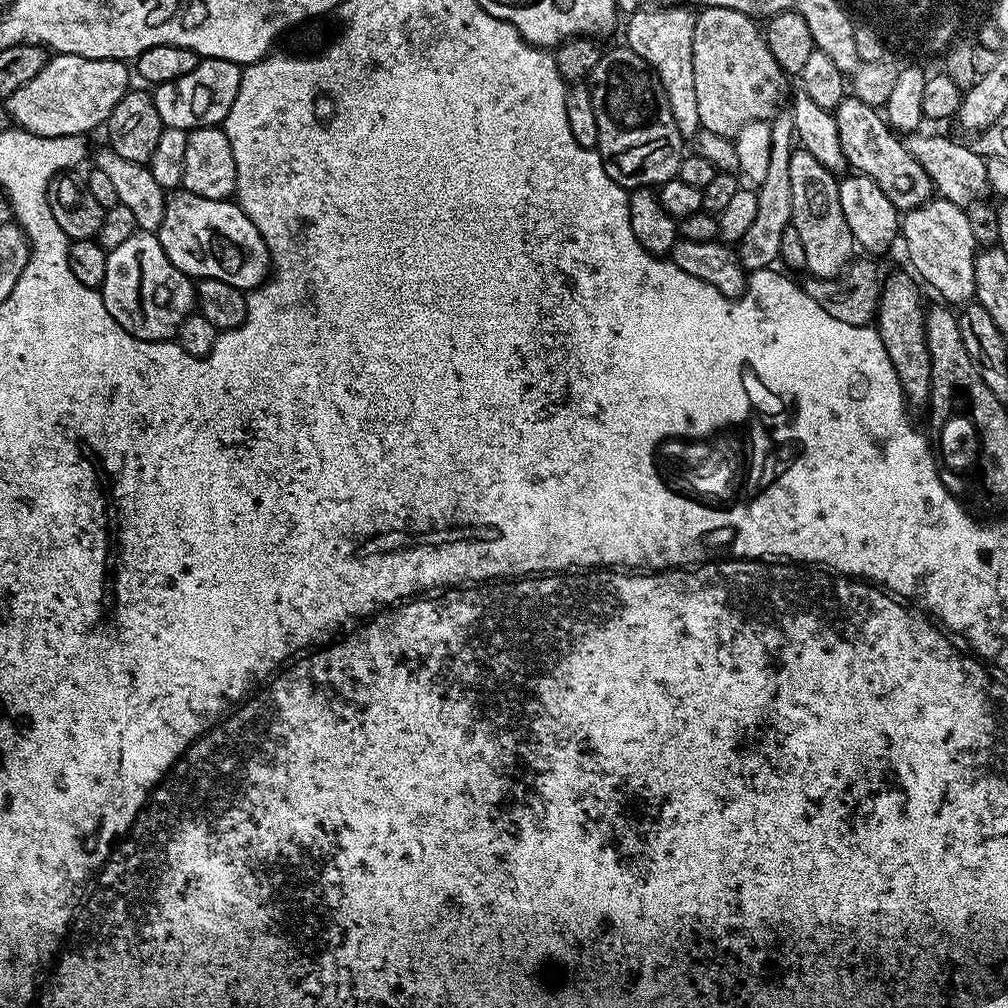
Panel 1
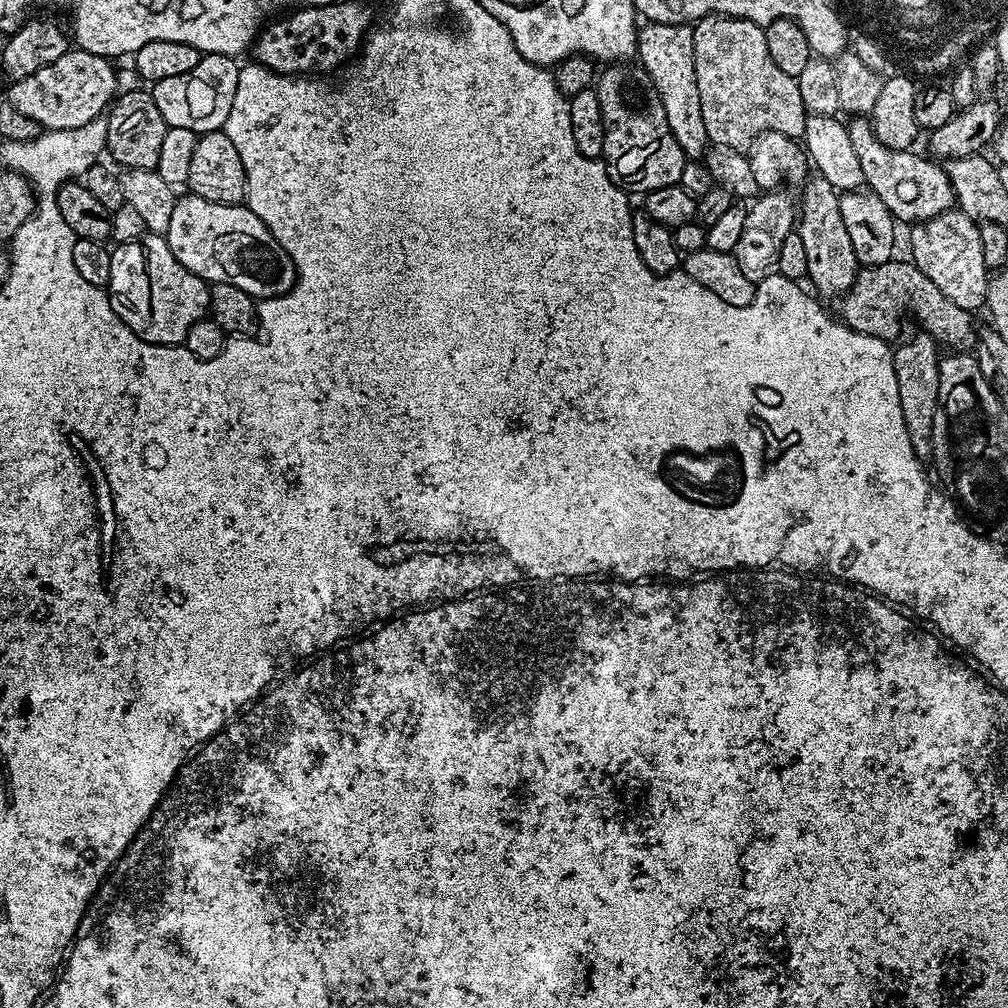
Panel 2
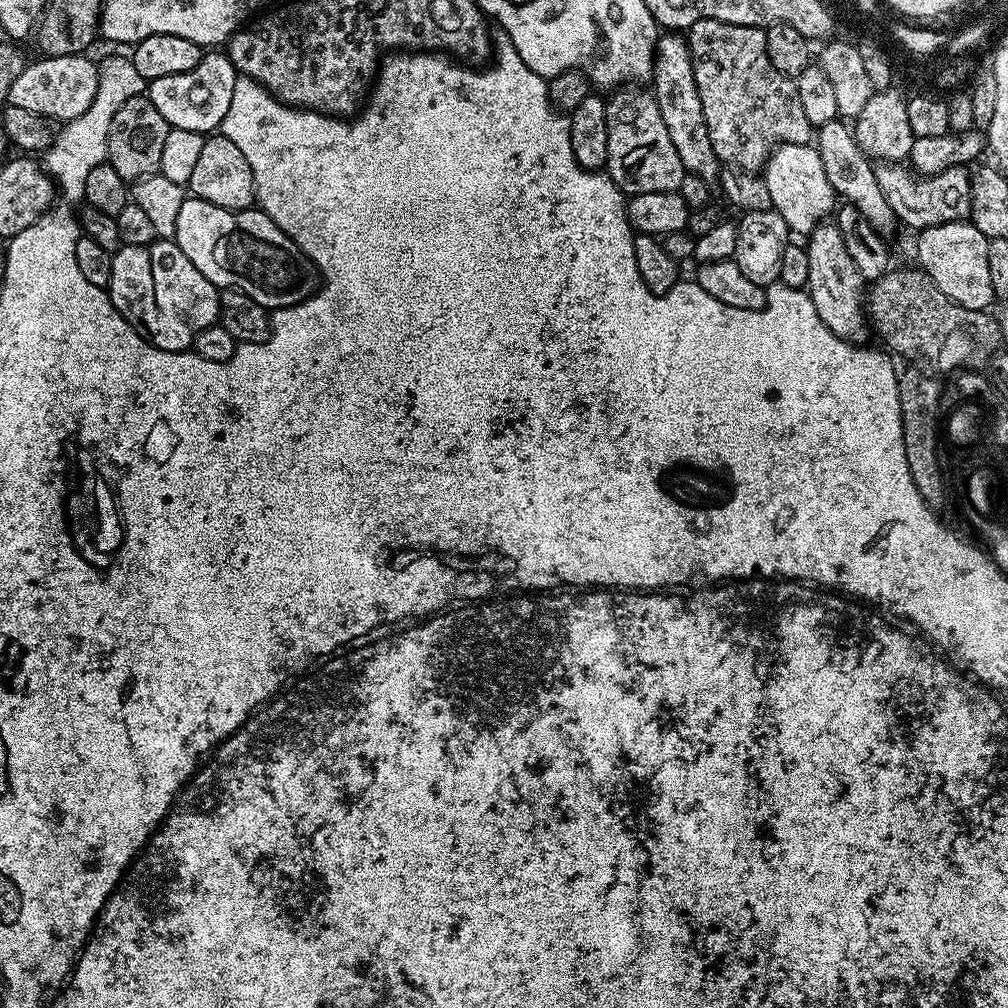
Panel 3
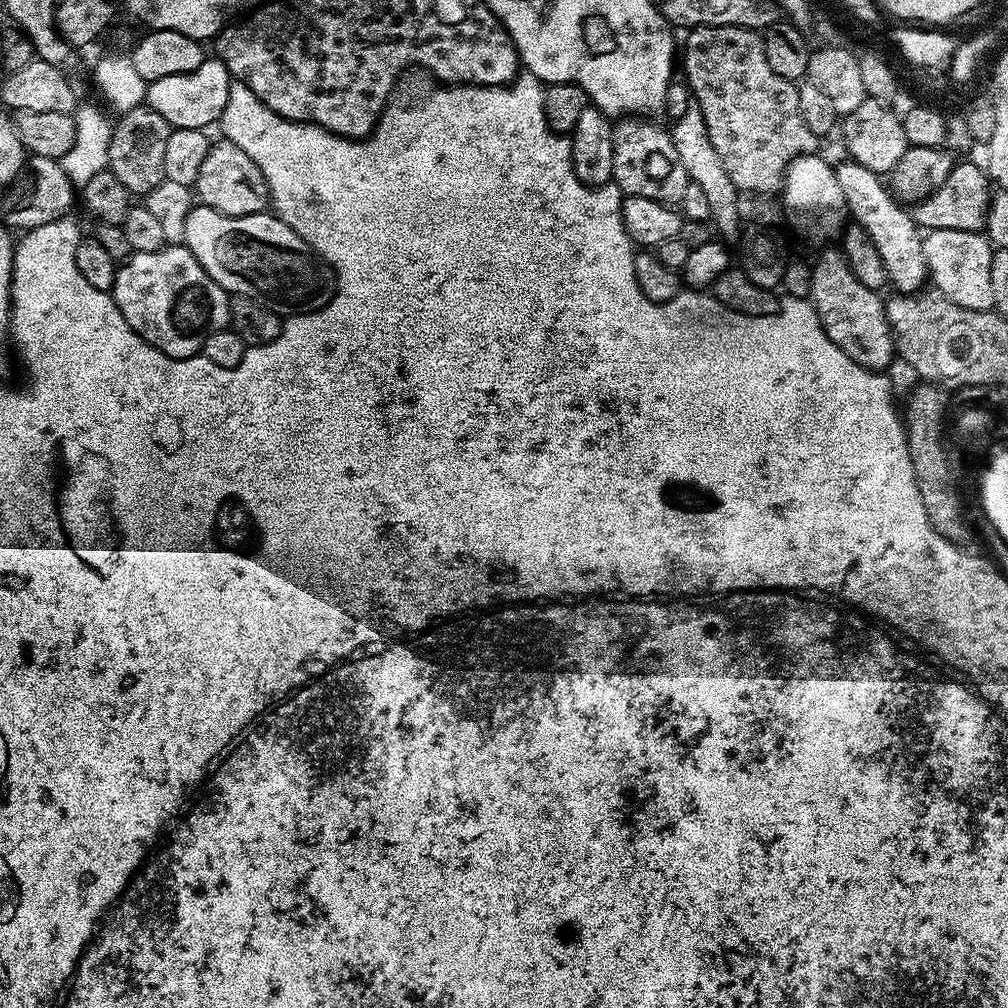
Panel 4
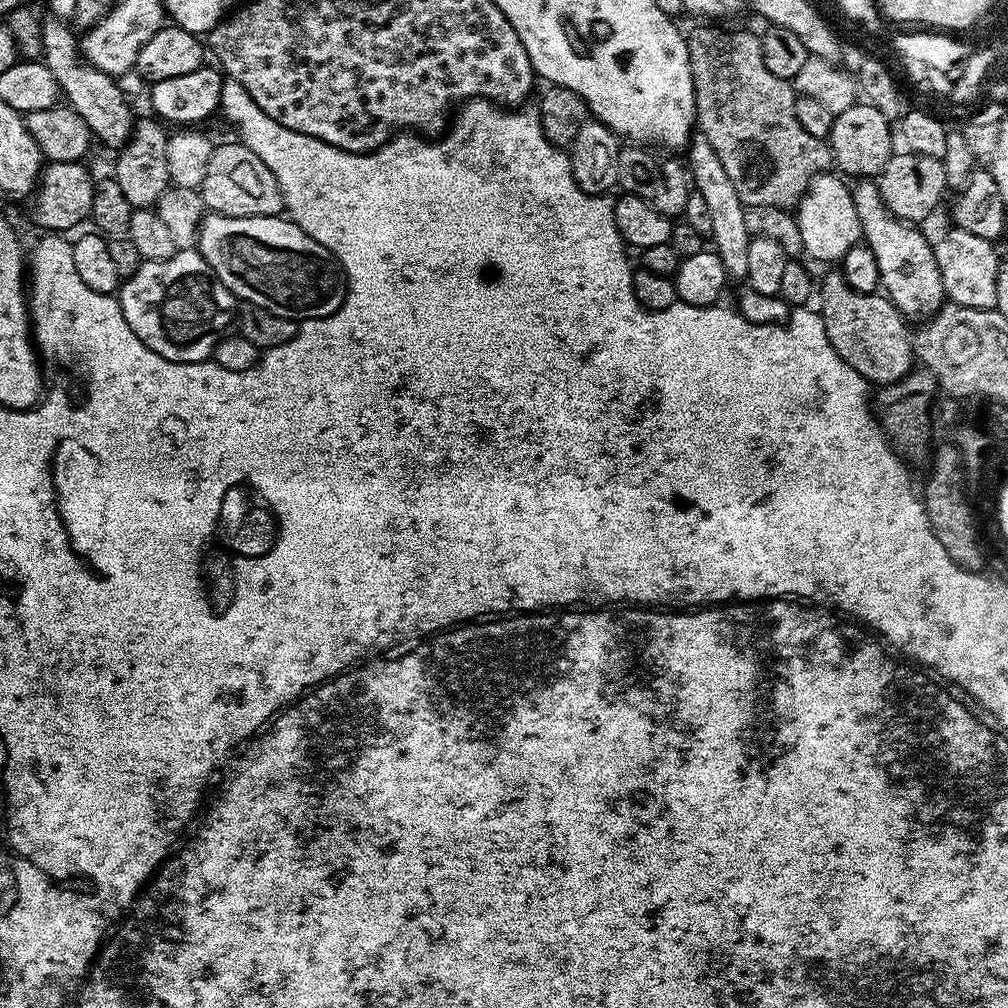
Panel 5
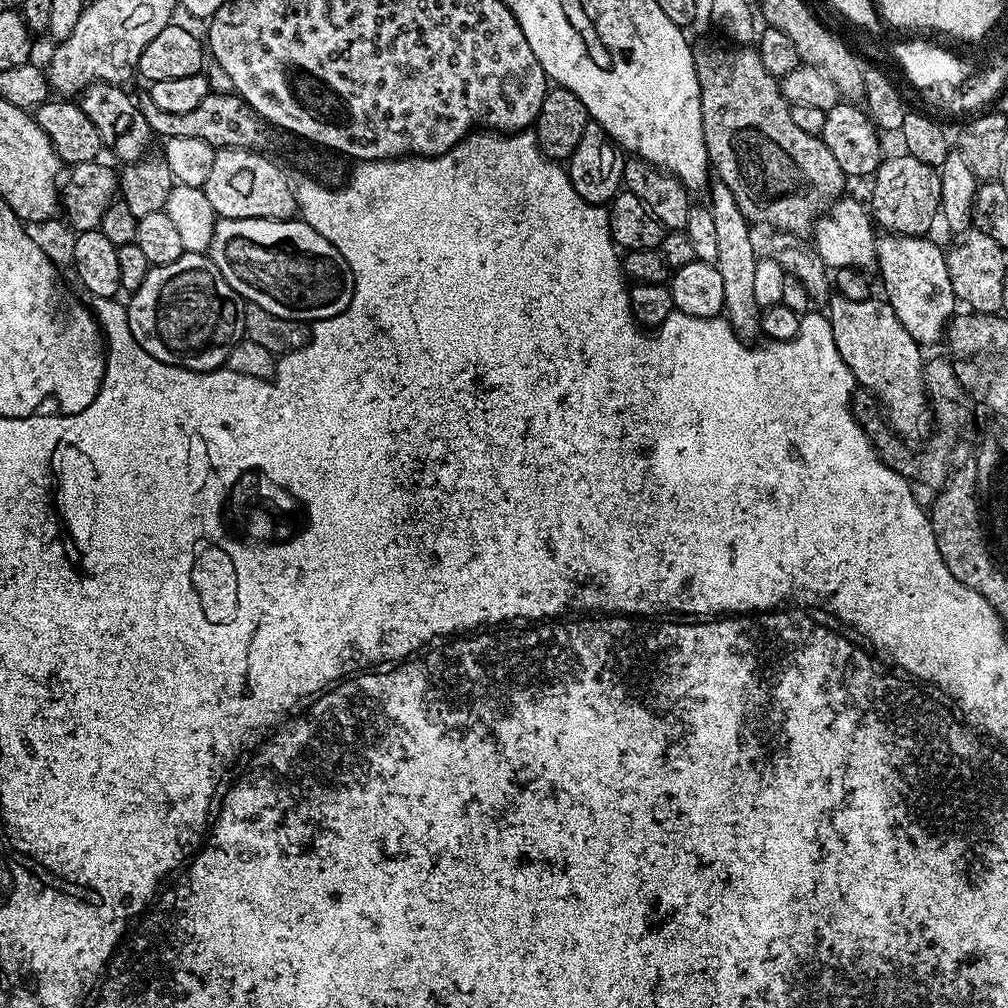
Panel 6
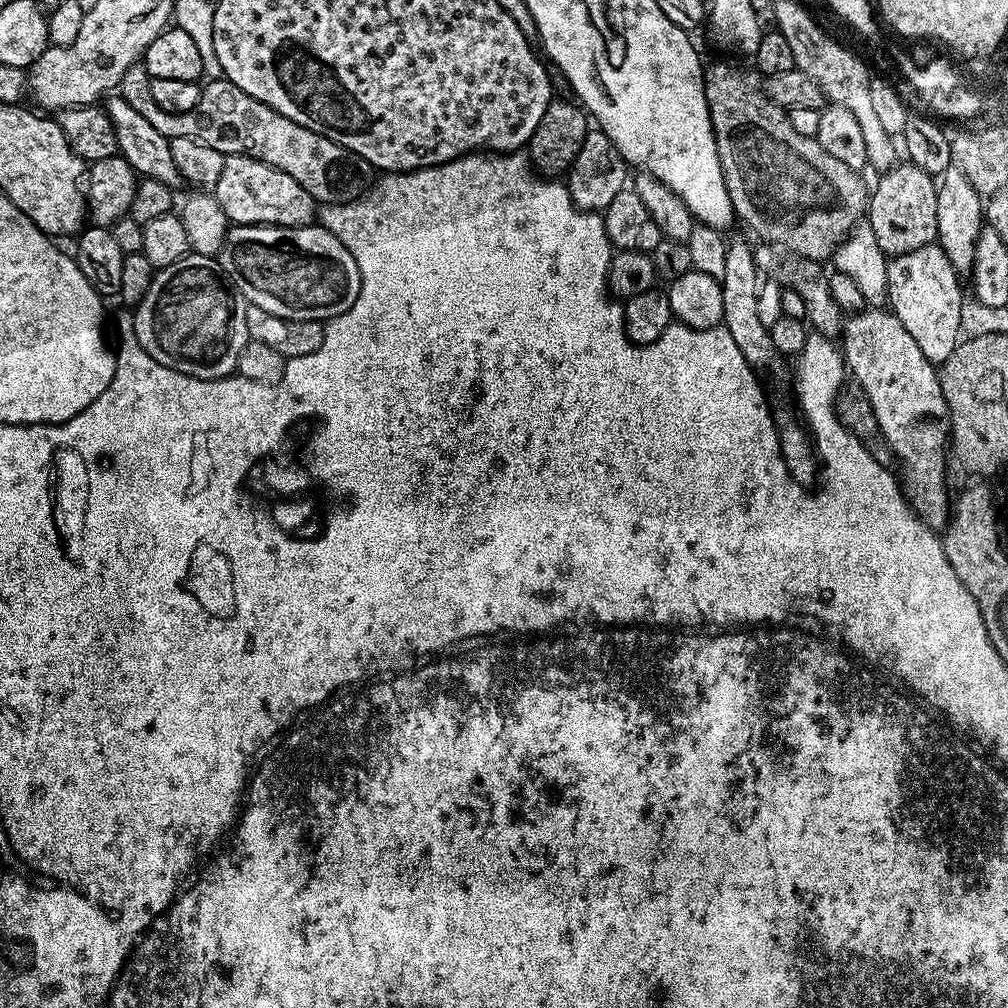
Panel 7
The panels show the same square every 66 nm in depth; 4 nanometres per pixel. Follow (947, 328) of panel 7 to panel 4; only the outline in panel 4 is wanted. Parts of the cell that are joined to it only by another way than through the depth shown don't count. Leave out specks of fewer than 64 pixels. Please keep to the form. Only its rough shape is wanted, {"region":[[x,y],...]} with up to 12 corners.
{"region":[[835,169],[847,215],[900,294],[928,280],[924,236],[880,174]]}

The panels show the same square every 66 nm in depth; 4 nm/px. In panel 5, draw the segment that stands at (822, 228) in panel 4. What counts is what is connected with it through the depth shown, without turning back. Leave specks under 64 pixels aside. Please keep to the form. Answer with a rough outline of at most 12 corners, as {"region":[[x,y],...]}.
{"region":[[831,171],[794,215],[802,246],[838,262],[861,243],[851,187]]}

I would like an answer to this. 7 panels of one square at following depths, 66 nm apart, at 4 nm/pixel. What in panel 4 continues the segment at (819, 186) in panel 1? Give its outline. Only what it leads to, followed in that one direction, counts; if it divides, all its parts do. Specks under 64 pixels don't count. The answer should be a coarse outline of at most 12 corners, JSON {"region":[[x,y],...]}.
{"region":[[839,247],[814,260],[810,300],[853,364],[887,369],[894,341],[880,292]]}

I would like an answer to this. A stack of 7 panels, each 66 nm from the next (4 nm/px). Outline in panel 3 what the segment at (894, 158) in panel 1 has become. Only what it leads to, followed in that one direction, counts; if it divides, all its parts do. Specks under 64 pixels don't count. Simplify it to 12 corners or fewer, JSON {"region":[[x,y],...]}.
{"region":[[875,165],[897,221],[923,230],[972,215],[964,166],[920,176]]}

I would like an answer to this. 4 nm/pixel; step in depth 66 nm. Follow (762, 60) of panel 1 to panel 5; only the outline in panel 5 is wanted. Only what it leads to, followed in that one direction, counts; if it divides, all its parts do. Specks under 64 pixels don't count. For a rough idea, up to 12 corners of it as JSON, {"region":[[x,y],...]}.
{"region":[[757,33],[686,36],[694,120],[747,207],[833,167]]}

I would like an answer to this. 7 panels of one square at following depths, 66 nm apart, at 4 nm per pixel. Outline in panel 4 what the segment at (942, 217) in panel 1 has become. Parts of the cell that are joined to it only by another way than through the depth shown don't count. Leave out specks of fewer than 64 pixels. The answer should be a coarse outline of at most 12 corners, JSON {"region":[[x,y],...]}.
{"region":[[933,228],[928,280],[966,310],[991,312],[987,235]]}

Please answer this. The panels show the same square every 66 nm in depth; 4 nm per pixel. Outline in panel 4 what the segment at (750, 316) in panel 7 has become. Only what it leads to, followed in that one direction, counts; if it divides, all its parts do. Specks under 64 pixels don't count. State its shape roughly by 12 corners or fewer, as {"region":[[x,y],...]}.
{"region":[[669,83],[666,112],[678,159],[704,192],[711,225],[731,242],[742,228],[706,118],[687,83]]}

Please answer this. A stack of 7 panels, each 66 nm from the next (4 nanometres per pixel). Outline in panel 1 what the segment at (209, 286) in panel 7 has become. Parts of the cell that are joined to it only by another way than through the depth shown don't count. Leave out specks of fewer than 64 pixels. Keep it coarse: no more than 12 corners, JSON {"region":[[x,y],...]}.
{"region":[[137,231],[108,252],[106,310],[139,340],[172,340],[196,286]]}

